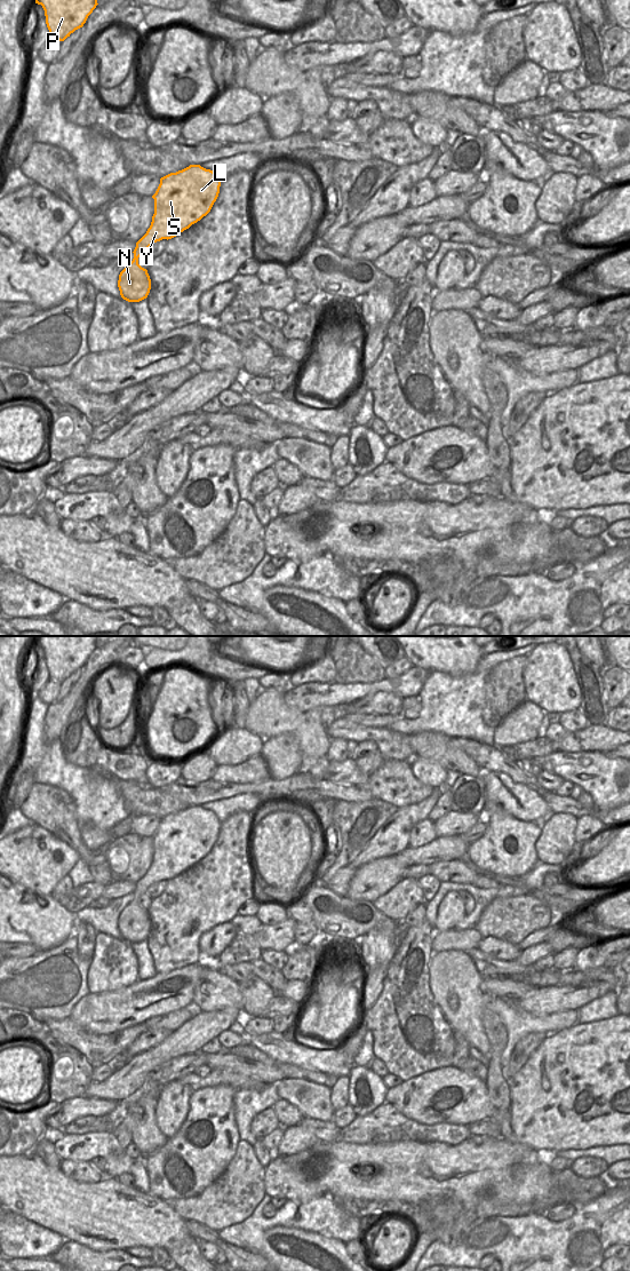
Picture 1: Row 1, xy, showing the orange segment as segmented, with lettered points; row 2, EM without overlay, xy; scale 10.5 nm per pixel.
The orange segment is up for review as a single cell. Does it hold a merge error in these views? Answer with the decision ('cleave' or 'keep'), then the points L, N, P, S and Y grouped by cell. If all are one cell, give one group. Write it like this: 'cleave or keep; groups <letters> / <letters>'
keep; groups L N P S Y

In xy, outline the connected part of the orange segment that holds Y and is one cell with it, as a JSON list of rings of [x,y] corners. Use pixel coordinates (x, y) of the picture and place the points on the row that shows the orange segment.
[[[190,165],[182,170],[170,173],[160,178],[160,184],[152,196],[154,199],[154,214],[151,225],[146,233],[136,243],[133,261],[119,275],[118,287],[123,300],[139,302],[147,297],[151,289],[151,279],[147,270],[138,264],[138,257],[153,243],[172,239],[206,216],[218,197],[220,186],[221,181],[216,174],[200,165]]]

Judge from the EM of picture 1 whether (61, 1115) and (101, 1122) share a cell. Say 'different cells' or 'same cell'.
different cells

